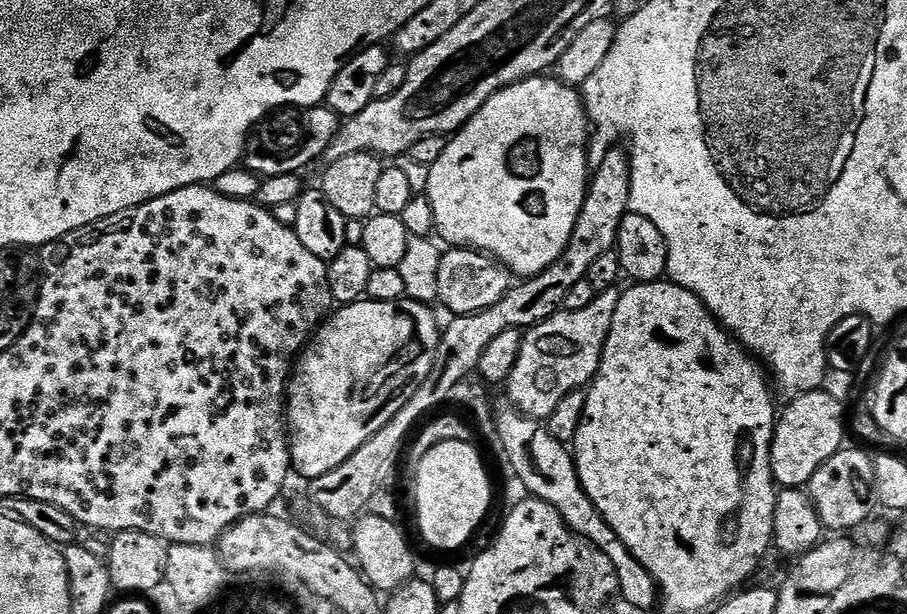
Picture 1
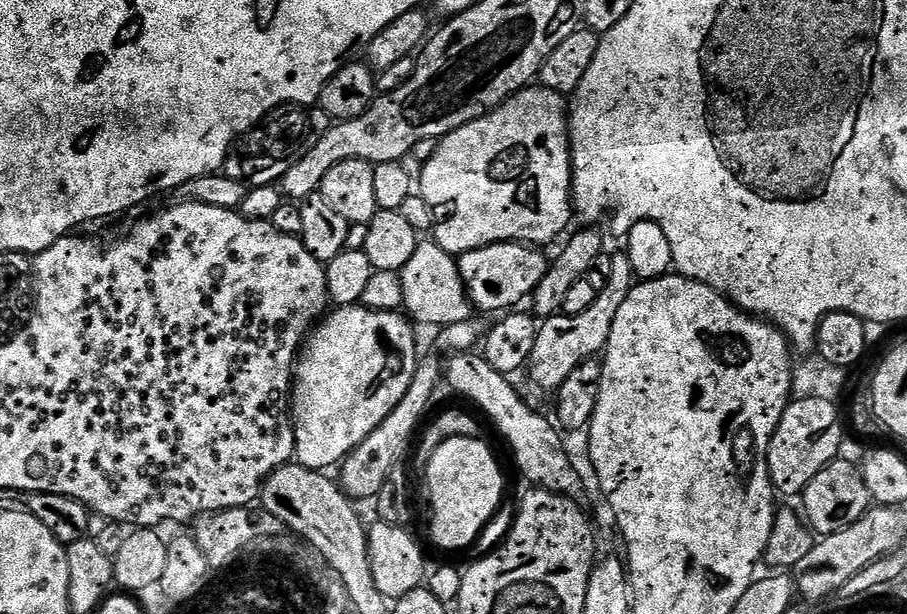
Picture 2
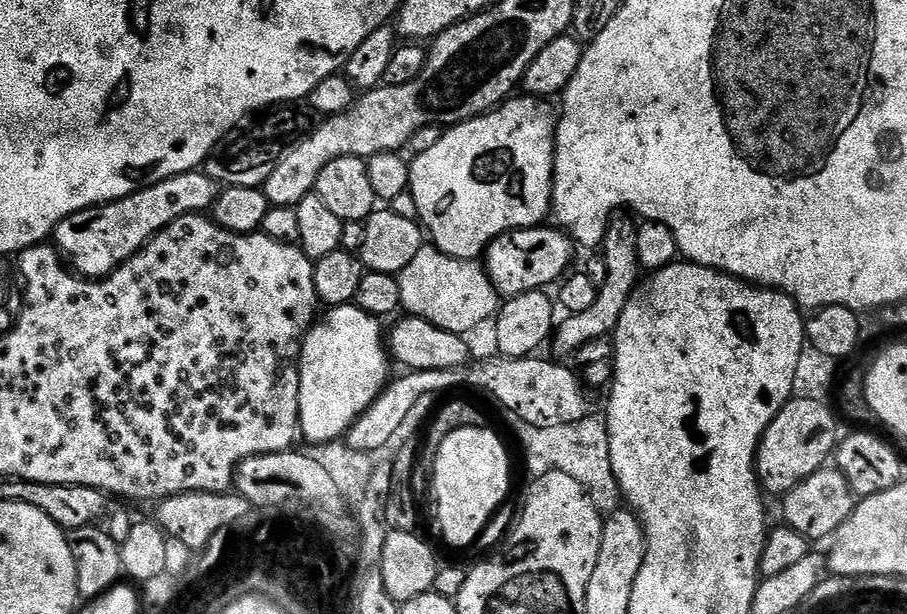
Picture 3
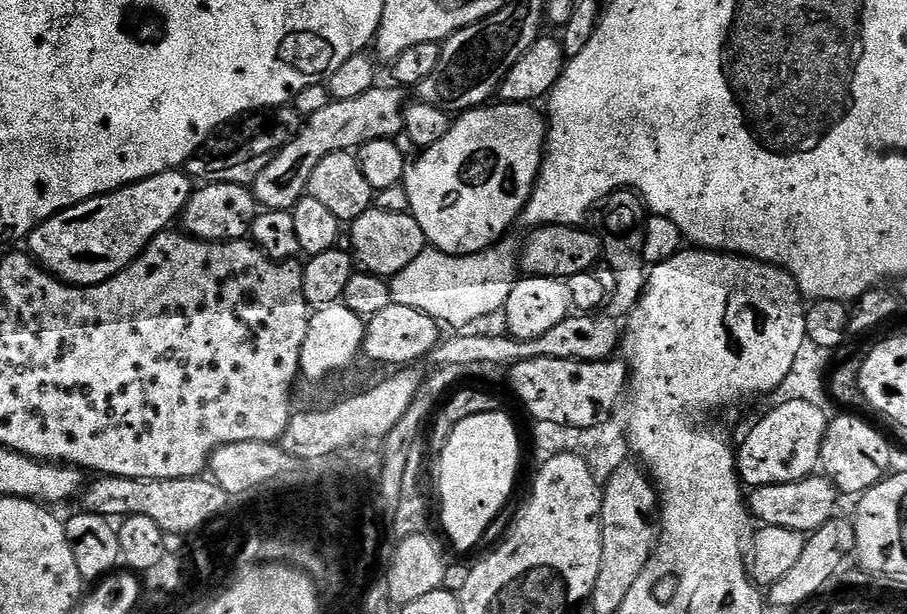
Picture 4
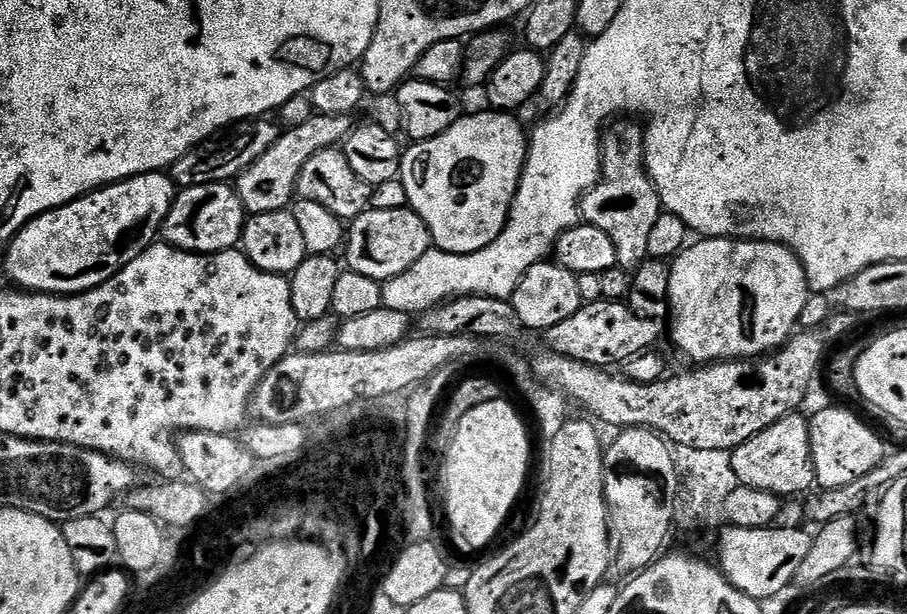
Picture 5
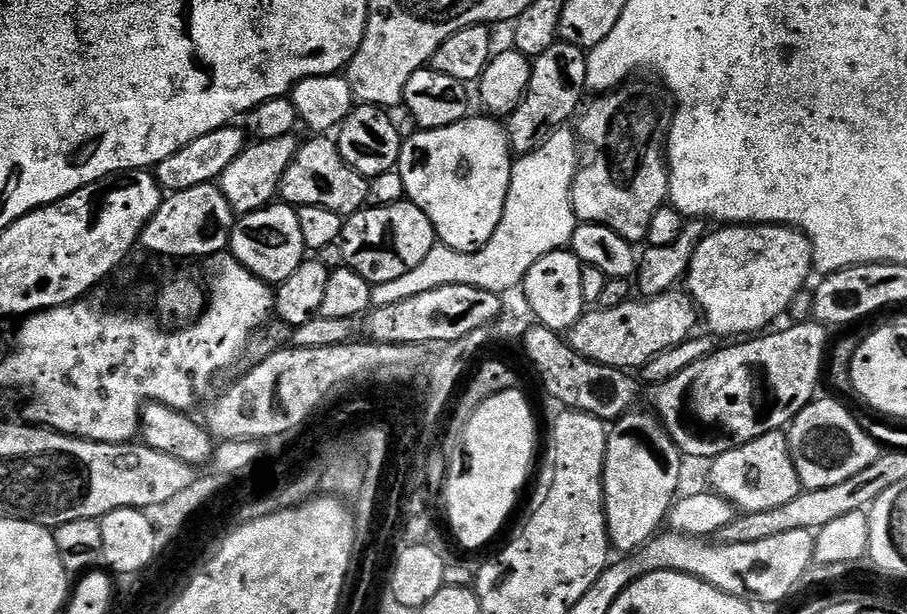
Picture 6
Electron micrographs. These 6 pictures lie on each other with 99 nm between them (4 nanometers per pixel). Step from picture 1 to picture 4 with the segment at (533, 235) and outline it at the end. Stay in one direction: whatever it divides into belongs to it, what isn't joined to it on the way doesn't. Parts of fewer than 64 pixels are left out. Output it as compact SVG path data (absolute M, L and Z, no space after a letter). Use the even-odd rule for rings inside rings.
M492 102L487 106L473 108L470 112L465 112L453 123L452 128L442 138L442 142L434 142L434 146L423 149L420 156L415 161L409 163L404 171L404 189L406 194L410 194L411 215L422 226L424 239L431 247L437 248L440 252L445 252L451 256L469 256L475 252L484 252L487 248L493 247L501 239L500 236L513 223L519 221L520 214L525 206L528 205L528 199L532 197L532 191L536 185L536 179L540 173L540 168L544 164L544 146L546 143L546 120L543 115L536 113L537 109L531 104L506 104L503 102Z

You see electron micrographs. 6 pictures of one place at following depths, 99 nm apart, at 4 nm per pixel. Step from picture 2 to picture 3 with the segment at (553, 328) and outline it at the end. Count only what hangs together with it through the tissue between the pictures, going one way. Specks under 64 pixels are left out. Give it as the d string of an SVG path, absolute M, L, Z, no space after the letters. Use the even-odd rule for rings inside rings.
M616 214L608 221L604 232L602 255L606 262L606 278L598 285L598 298L594 298L594 306L590 310L582 310L582 314L565 315L559 321L554 332L554 344L560 352L574 354L583 344L599 336L615 333L616 324L622 318L622 310L626 310L626 302L631 298L642 280L642 269L638 262L638 224L631 215Z

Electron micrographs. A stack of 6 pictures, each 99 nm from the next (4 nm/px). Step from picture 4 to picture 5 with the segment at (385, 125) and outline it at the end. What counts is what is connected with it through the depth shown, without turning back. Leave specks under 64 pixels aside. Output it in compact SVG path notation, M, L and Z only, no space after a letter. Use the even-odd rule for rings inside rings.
M313 114L310 122L297 128L281 131L278 142L255 160L245 172L241 172L234 181L237 194L242 198L245 213L285 211L293 203L294 189L298 174L302 174L302 166L327 148L335 148L344 137L352 131L354 120L352 116L321 116Z

